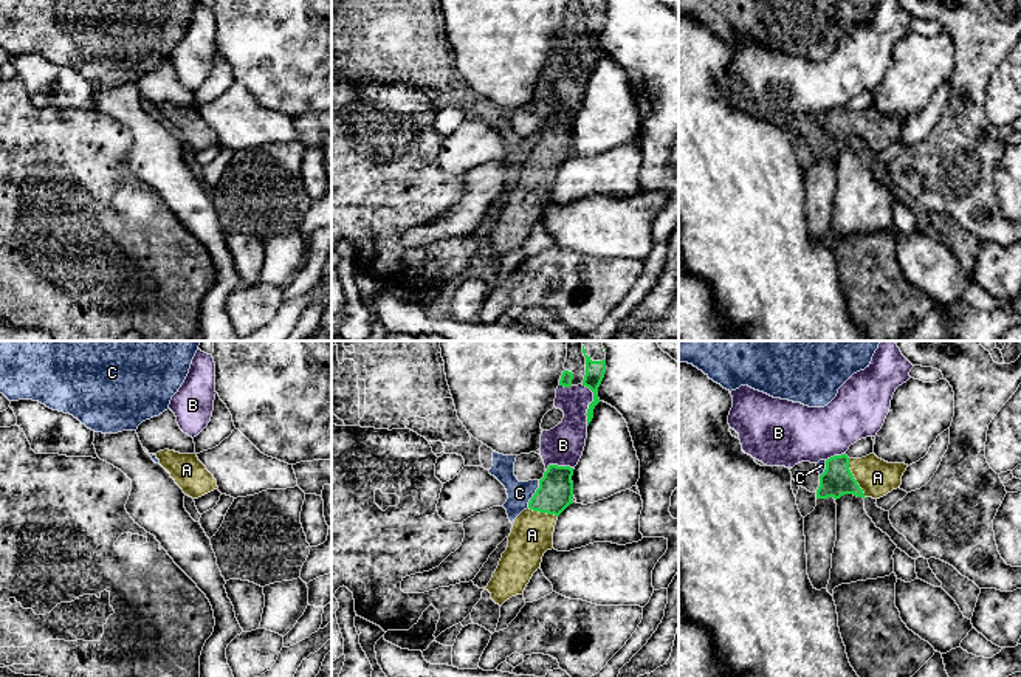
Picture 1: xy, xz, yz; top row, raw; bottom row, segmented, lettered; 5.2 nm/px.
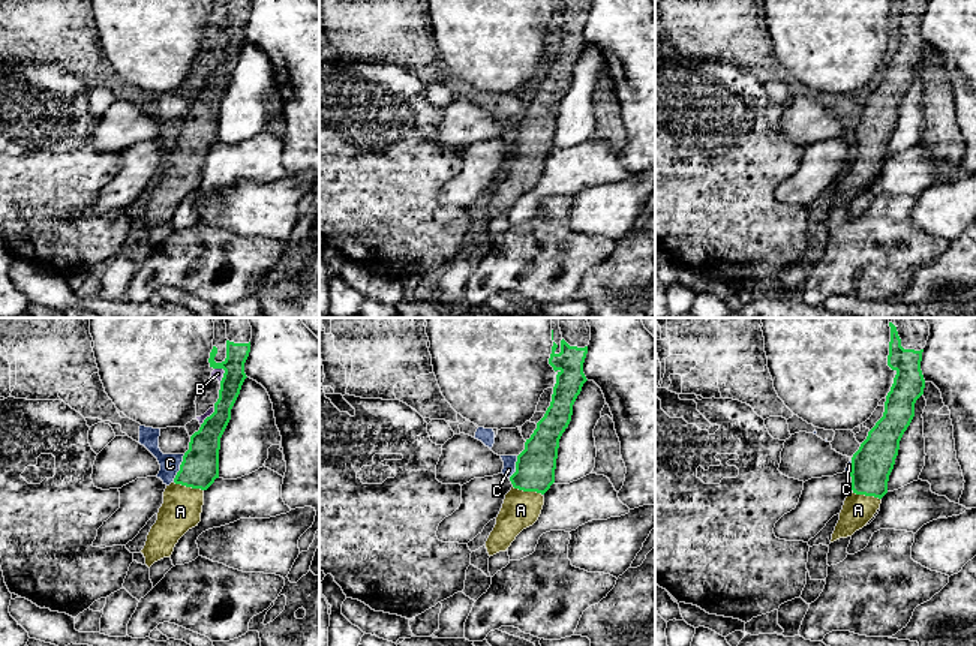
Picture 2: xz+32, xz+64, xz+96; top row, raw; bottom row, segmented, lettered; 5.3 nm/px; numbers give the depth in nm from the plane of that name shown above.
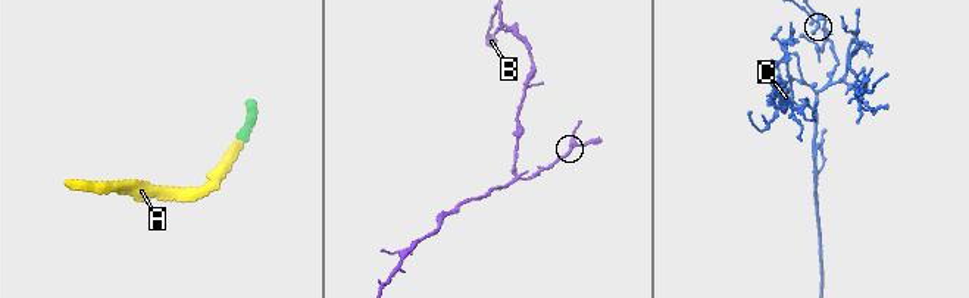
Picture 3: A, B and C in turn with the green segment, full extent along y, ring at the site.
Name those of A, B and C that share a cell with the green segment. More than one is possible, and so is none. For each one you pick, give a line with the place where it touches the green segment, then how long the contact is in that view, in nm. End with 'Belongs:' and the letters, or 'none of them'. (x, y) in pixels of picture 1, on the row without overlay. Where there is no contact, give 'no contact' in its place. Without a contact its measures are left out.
A: meets green in yz at (854, 132); contact 220 nm long
Belongs: A

